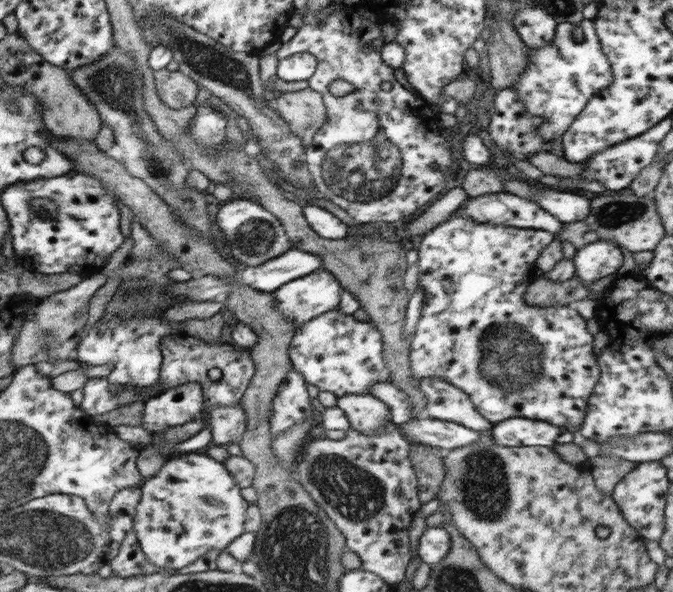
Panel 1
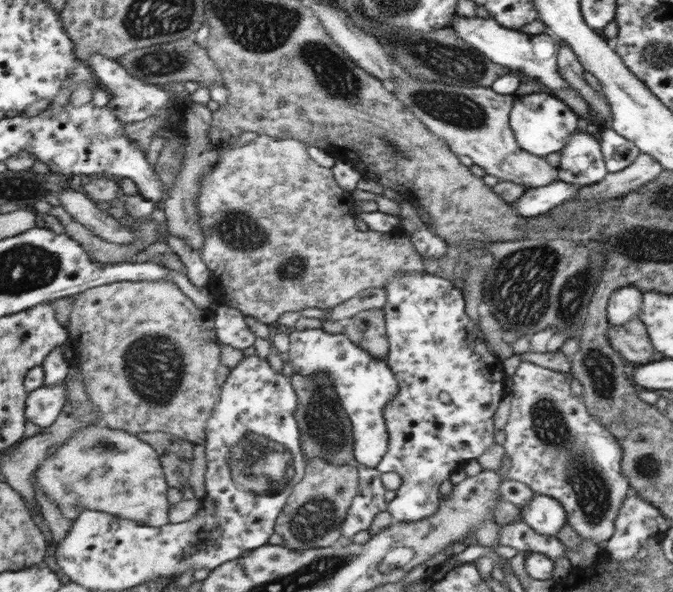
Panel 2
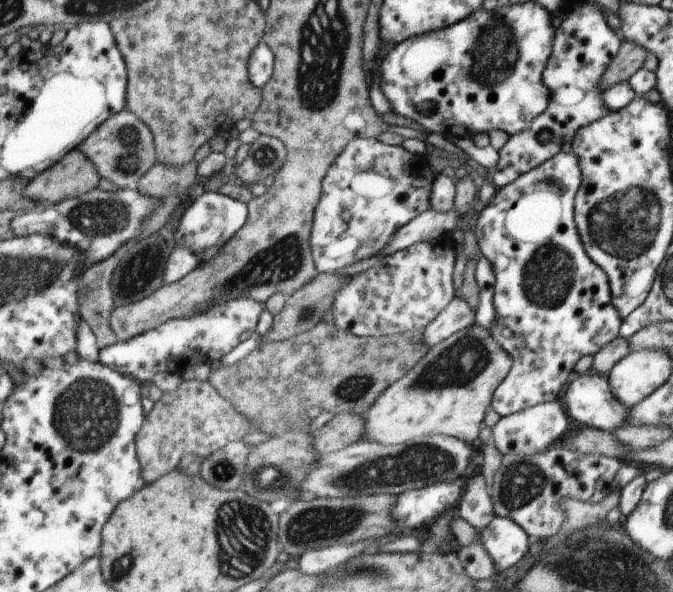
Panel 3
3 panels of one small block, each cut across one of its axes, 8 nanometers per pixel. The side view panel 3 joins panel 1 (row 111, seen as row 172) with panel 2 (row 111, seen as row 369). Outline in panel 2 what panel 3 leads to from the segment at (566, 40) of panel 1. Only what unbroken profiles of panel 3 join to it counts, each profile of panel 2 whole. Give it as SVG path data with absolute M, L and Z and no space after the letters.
M552 93L522 96L522 100L516 102L516 108L512 108L510 120L519 147L541 157L563 150L568 138L578 130L578 116Z

